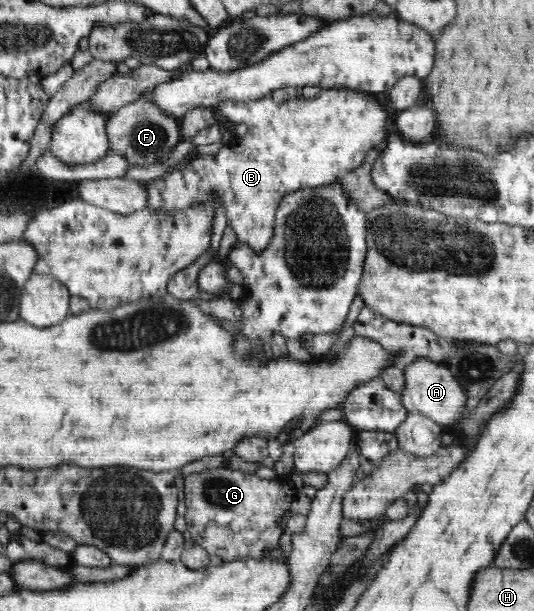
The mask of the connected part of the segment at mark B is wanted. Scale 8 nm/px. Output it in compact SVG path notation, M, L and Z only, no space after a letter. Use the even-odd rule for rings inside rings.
M322 89L314 99L300 97L280 104L270 96L256 101L223 100L217 102L213 110L234 123L246 124L247 133L242 138L235 137L226 148L221 147L215 154L193 157L178 169L147 181L146 208L186 208L197 200L212 200L216 210L225 210L227 224L235 231L237 240L257 253L263 251L272 239L276 210L285 195L343 178L349 171L361 166L368 150L378 146L381 151L387 144L385 140L388 140L389 114L377 99L371 97L371 93L364 91Z

